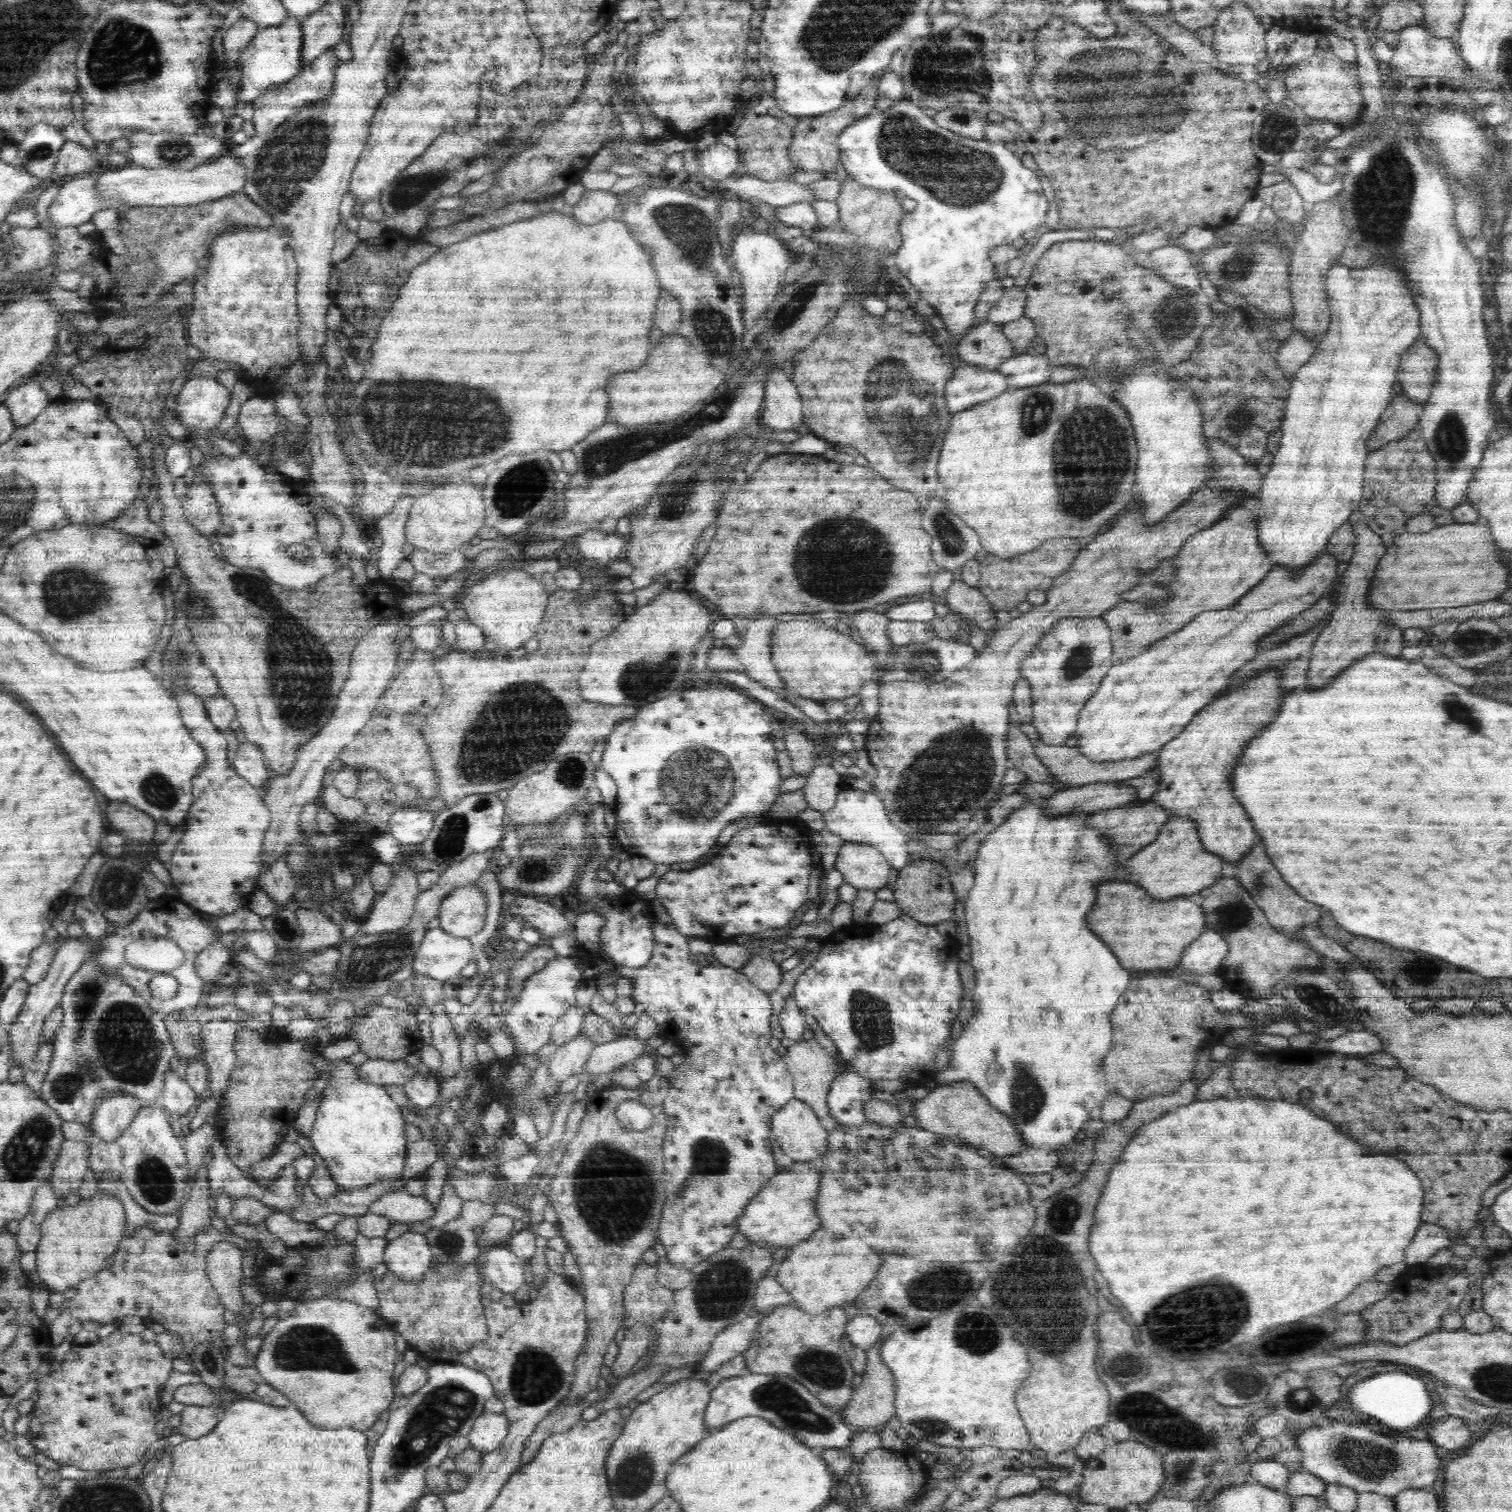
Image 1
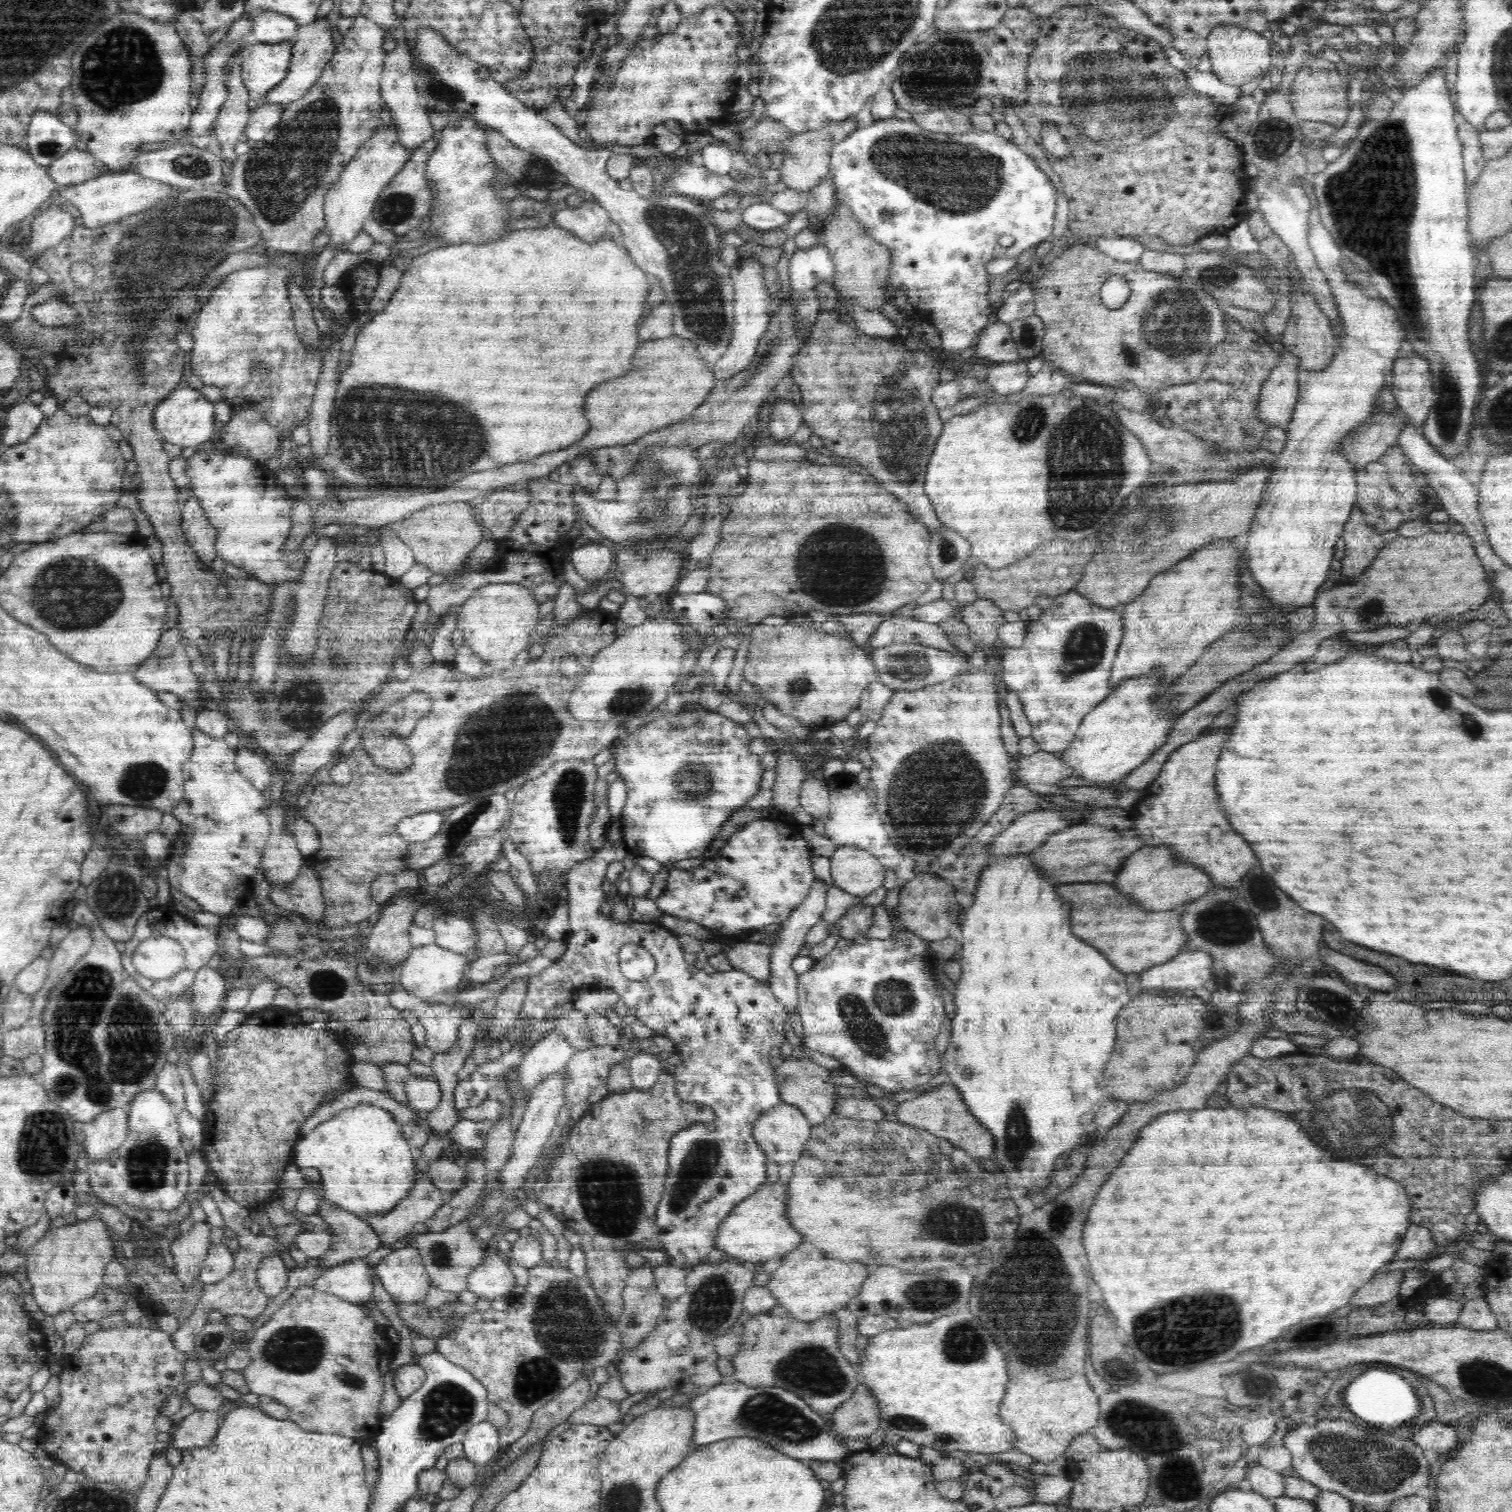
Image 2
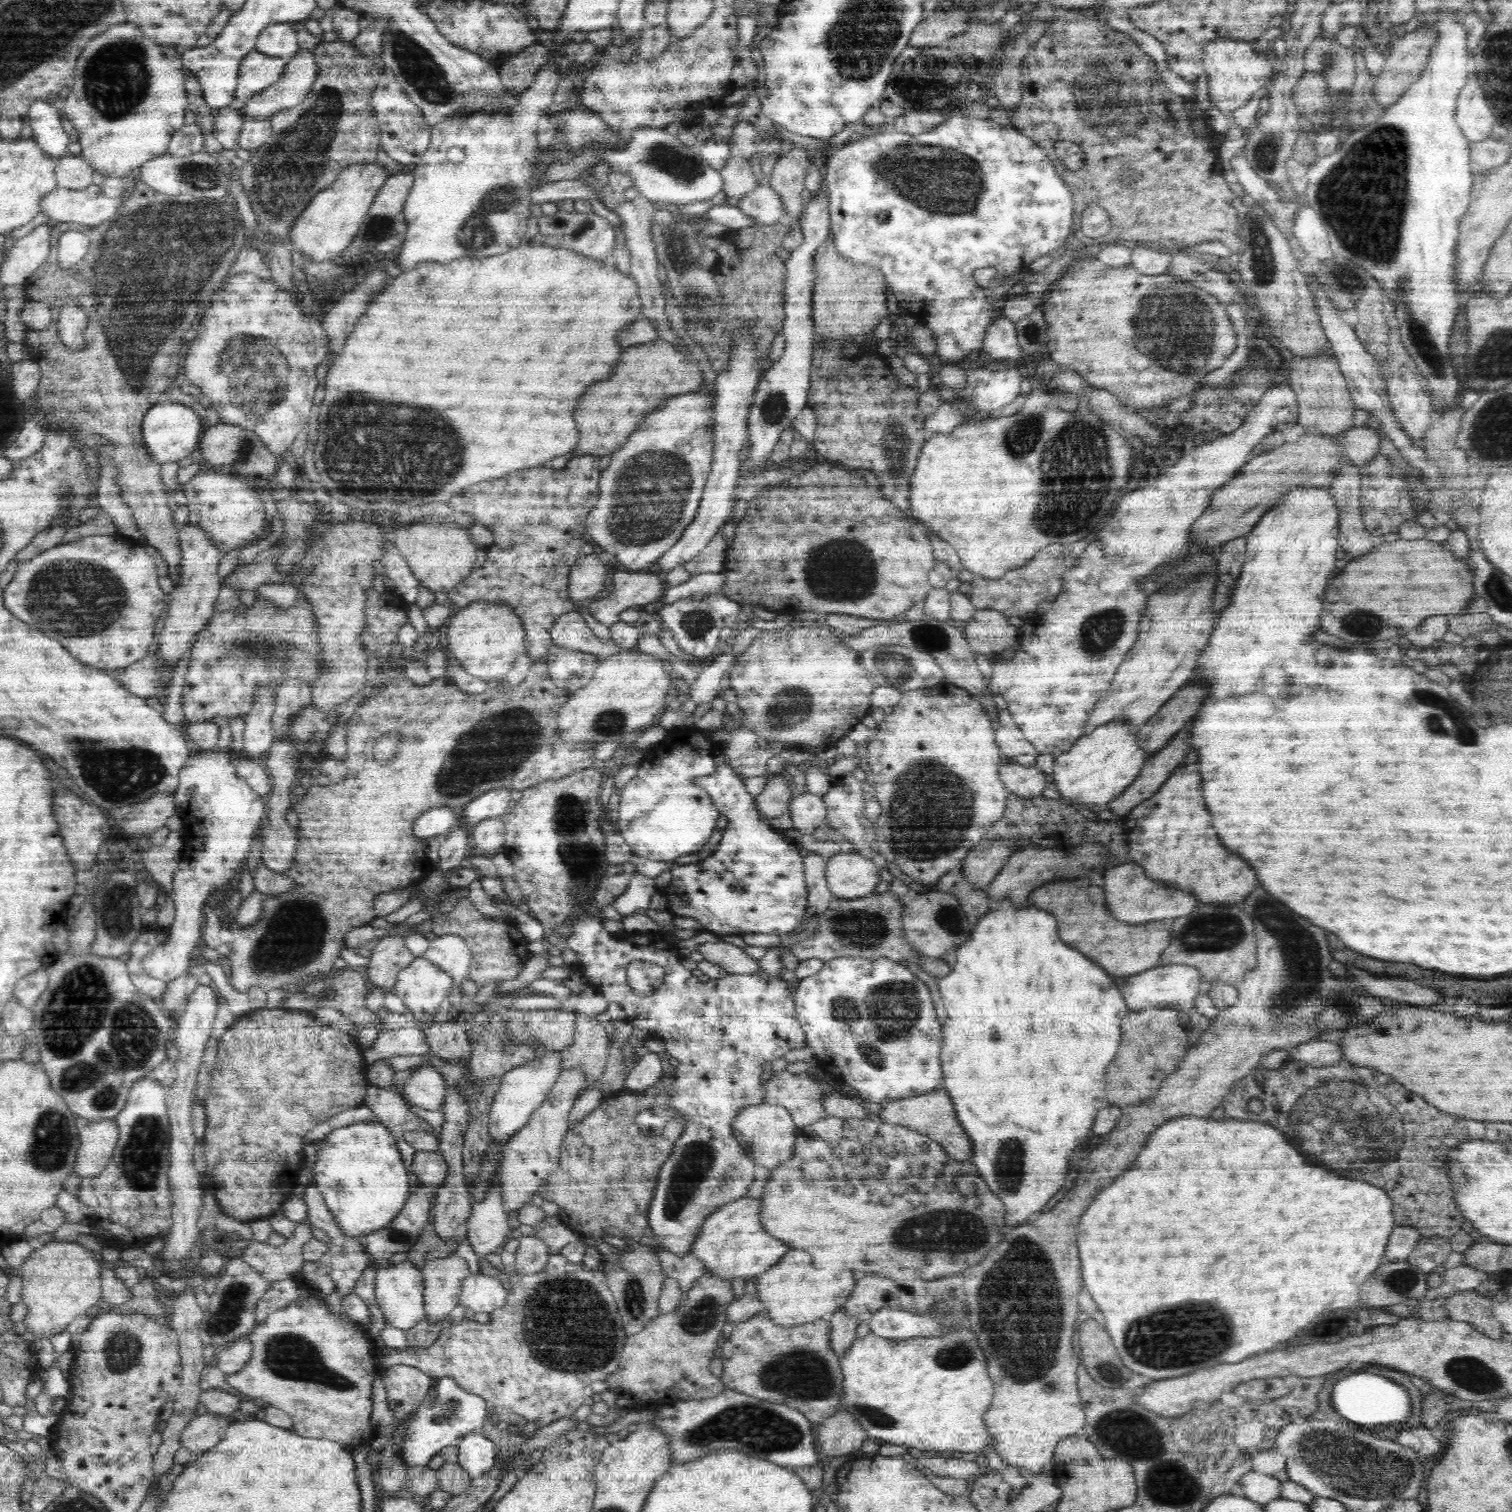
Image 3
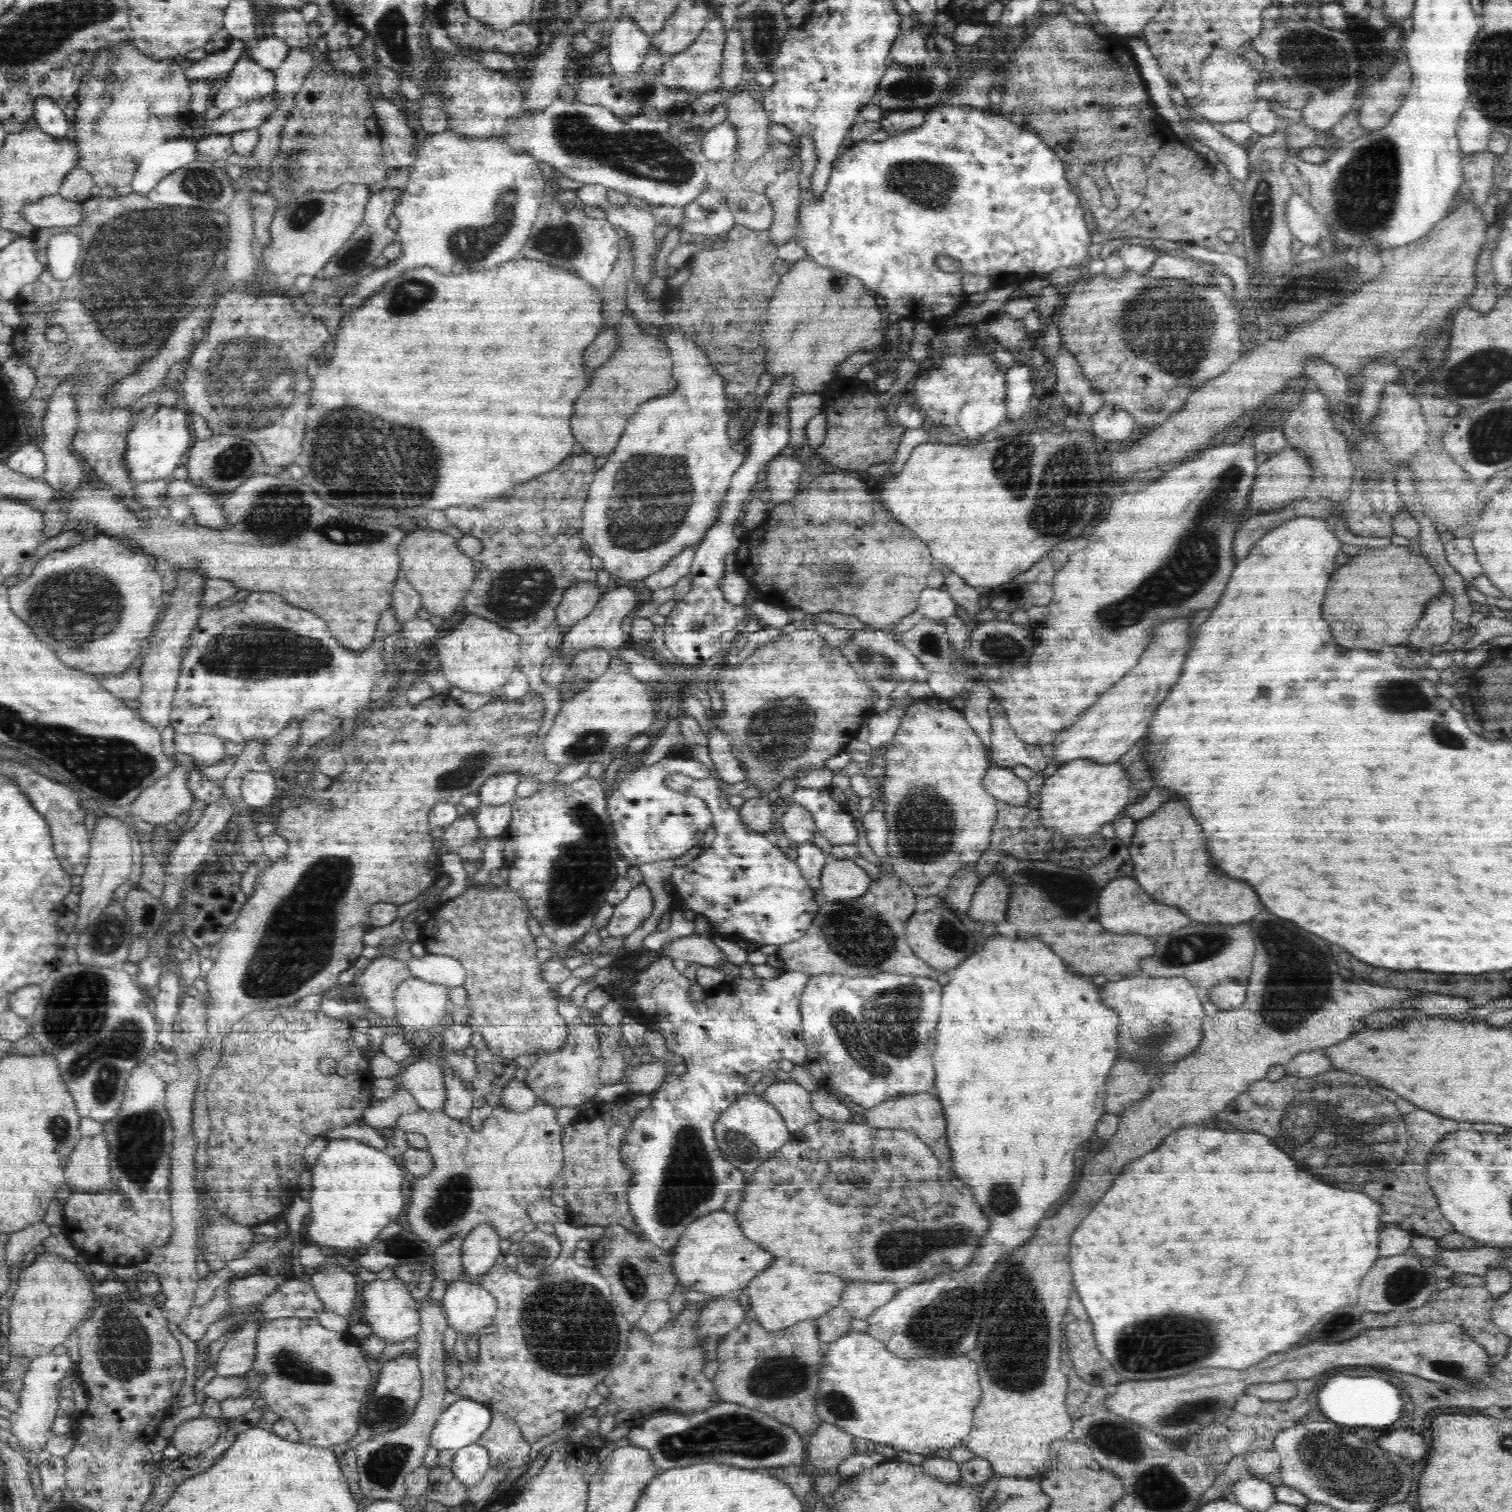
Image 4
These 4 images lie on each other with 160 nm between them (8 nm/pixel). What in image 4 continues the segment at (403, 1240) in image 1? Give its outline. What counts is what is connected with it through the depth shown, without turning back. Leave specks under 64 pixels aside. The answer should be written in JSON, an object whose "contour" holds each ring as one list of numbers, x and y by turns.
{"contour":[[397,1278,376,1279,360,1284,361,1298,364,1302,363,1322,372,1328,372,1332,385,1345,402,1342,406,1338,417,1336,421,1329,419,1304,409,1295,406,1285]]}

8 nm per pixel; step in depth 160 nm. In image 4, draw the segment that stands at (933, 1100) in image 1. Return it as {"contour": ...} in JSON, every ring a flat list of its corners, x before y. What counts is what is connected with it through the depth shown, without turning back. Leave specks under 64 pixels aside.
{"contour":[[934,1092,905,1095,896,1099,888,1099,883,1103,867,1109,864,1120,874,1128,898,1128,912,1131,924,1141,934,1153,934,1156,945,1164,951,1160,950,1147,946,1140,946,1121,940,1099]]}

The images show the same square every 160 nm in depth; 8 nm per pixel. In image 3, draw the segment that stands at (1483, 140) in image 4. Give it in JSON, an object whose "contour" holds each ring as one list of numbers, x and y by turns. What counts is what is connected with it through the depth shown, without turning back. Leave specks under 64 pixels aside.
{"contour":[[1470,70,1466,86,1458,94,1455,120,1460,131,1469,142,1480,142,1489,138,1494,124,1494,115,1478,84,1476,75]]}

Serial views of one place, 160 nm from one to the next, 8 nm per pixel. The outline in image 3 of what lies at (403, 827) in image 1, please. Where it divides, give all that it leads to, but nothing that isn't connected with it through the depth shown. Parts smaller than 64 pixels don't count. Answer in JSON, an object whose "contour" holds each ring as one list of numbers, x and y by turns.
{"contour":[[431,808,414,820,414,834,426,841,432,836,444,837,445,834,454,828,453,824,458,817,458,812,451,808]]}

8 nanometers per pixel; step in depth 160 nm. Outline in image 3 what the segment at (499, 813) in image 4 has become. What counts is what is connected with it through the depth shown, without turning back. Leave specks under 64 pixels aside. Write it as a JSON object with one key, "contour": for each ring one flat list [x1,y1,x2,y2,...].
{"contour":[[502,817,487,818,470,828,470,848,488,856,502,851,506,834]]}

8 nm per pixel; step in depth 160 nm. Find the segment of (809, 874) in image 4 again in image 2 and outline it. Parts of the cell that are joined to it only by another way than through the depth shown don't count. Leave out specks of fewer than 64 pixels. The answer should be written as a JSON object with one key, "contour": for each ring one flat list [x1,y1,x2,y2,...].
{"contour":[[815,879,798,908,791,912,787,920,777,928,777,940,772,944,772,954,770,954,770,978,769,986,778,1001,786,1008,789,1015,799,1011,799,998,797,996,798,974,792,968,792,962,799,956,799,950,803,948,806,934,814,924,822,917,822,912,826,910,826,896,828,896,828,885,822,879]]}

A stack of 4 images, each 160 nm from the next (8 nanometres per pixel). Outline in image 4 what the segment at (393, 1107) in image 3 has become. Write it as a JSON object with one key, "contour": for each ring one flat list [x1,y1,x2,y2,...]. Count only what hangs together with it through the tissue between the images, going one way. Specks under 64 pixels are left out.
{"contour":[[537,1102,536,1106,533,1106,526,1112,514,1112,510,1111,510,1109,506,1109,506,1107,498,1106,494,1108,492,1114,484,1121,484,1124,479,1131,472,1128,468,1119,456,1120,446,1115,443,1110,427,1111,426,1109,420,1108,414,1113,409,1112,408,1114,400,1114,398,1120,396,1120,395,1128,402,1129,406,1133,416,1132,423,1134,427,1140,426,1149,431,1154,433,1160,433,1169,429,1173,426,1173,421,1177,408,1178,406,1193,410,1196,410,1202,408,1203,408,1208,405,1208,401,1216,405,1228,408,1229,412,1235,416,1235,418,1239,426,1242,431,1250,436,1246,440,1246,440,1244,444,1244,444,1242,448,1242,450,1238,459,1237,464,1239,468,1237,470,1231,474,1231,476,1228,483,1226,486,1222,492,1224,492,1227,494,1227,494,1231,498,1233,500,1240,506,1240,506,1238,510,1238,514,1233,522,1231,524,1226,531,1221,530,1217,528,1217,528,1205,542,1197,542,1190,550,1188,552,1179,556,1178,560,1169,564,1166,565,1160,563,1159,562,1148,563,1128,556,1120,556,1111,556,1108,553,1108,553,1106,550,1106,545,1102]]}

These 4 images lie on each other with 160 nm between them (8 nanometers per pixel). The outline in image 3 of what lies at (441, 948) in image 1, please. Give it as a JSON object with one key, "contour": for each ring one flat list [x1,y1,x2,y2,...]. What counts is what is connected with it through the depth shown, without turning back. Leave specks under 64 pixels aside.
{"contour":[[424,956,415,958,410,967,398,974,393,993,414,1016,438,1015,440,1005,453,986,452,977,426,961]]}

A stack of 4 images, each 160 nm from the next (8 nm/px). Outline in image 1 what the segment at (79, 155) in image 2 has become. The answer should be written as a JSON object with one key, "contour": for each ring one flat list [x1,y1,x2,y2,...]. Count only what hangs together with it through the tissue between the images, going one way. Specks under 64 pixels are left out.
{"contour":[[73,141,64,142,55,164,55,172,60,176,74,176,81,172,90,173,98,166,98,160,87,148]]}

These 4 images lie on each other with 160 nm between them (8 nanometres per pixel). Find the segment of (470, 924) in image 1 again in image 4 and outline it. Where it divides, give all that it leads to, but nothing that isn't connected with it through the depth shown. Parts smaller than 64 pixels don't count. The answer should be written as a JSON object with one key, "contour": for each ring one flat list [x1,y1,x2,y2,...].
{"contour":[[430,954,408,961,408,971,414,979,448,988,463,986,467,976,462,963,448,956]]}

